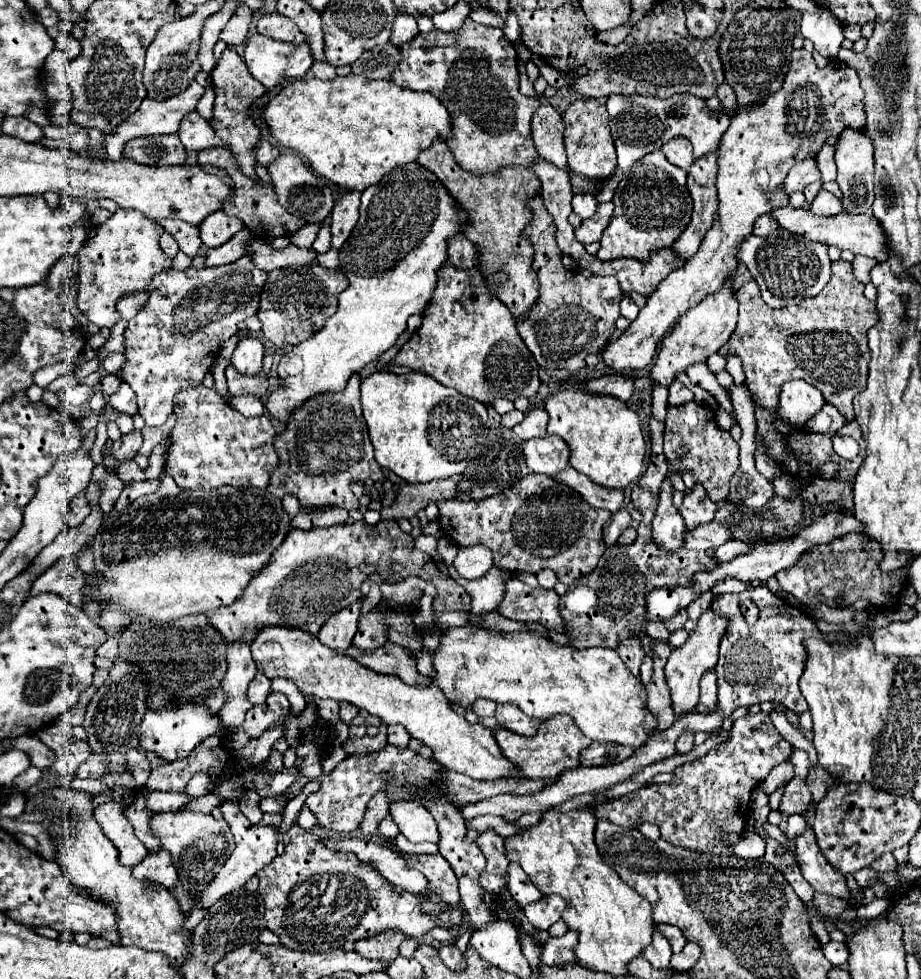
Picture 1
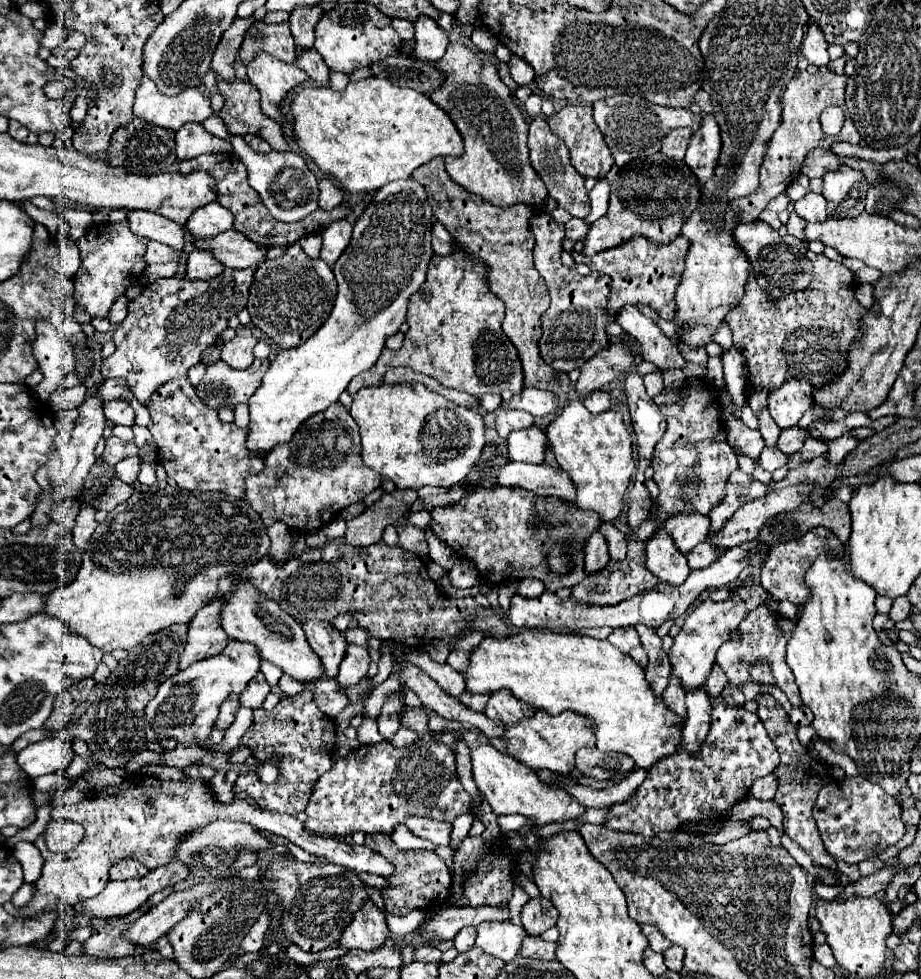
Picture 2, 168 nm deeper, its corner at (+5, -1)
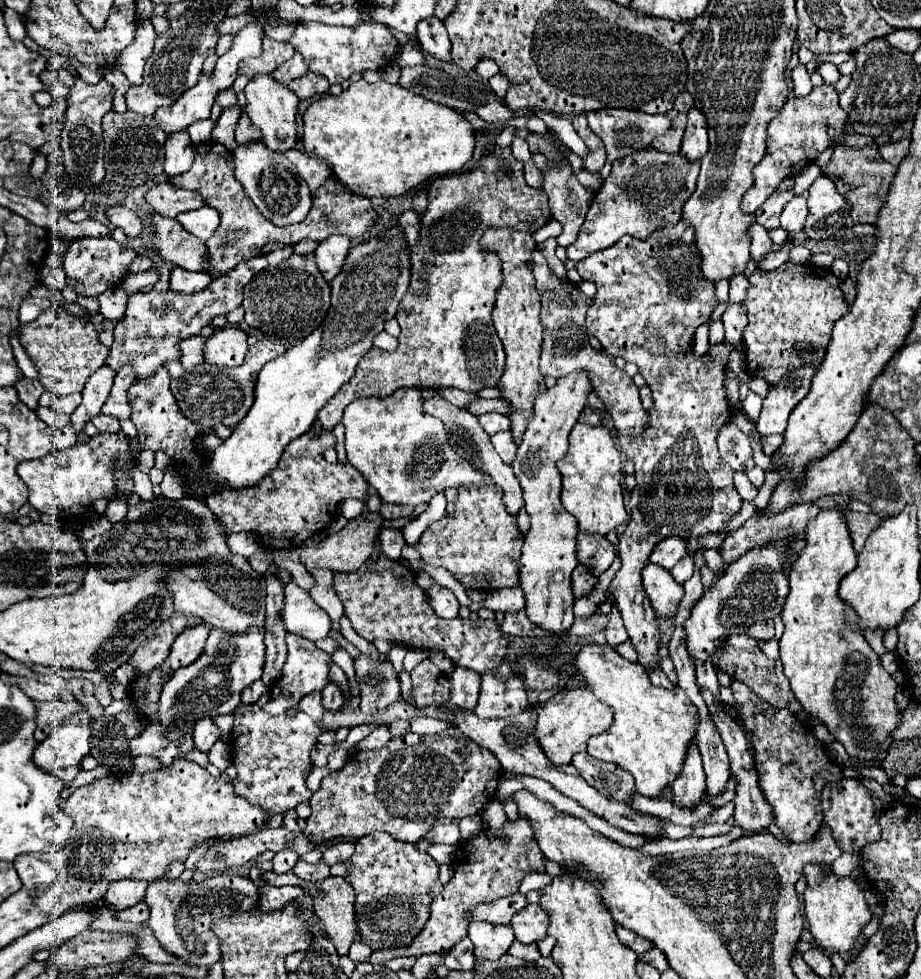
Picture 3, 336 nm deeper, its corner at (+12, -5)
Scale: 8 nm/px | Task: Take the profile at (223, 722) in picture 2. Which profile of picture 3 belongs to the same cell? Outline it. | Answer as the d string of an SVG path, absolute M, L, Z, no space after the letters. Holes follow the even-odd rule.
M204 718L202 722L196 722L194 734L192 734L194 748L198 748L200 752L208 752L218 738L220 738L220 730L210 722L210 718Z

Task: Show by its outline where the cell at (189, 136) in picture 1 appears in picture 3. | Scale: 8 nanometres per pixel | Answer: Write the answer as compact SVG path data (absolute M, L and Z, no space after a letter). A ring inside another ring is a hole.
M186 130L174 132L164 144L164 174L168 178L184 174L192 168L194 162L194 144Z

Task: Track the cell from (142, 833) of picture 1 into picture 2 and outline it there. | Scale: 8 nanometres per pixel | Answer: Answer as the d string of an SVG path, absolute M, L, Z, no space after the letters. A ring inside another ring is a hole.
M131 774L119 786L107 786L101 792L91 792L87 800L75 806L57 808L51 820L55 818L81 822L81 826L85 828L85 836L79 842L79 846L67 854L51 852L47 848L45 834L37 836L35 846L41 850L45 864L41 870L43 872L41 878L35 882L37 892L33 900L25 906L21 914L17 914L21 918L31 918L31 916L37 916L39 912L49 912L49 910L65 910L69 906L75 906L83 900L97 896L109 882L109 868L113 860L135 858L149 870L171 862L175 842L181 836L189 834L191 830L203 828L211 820L247 822L259 830L267 830L273 834L285 836L289 842L297 844L299 848L307 850L309 854L341 864L355 872L367 872L367 874L389 878L395 870L381 854L373 852L371 848L349 844L337 836L313 834L313 832L307 832L303 826L297 828L297 818L291 818L287 814L253 808L247 800L239 800L239 798L235 798L233 804L229 806L221 802L213 802L211 786L199 778L189 778L183 782L167 782L167 780L159 780L153 776Z

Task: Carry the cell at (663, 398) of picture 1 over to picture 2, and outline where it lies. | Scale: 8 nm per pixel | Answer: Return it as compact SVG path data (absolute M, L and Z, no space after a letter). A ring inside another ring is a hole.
M653 372L653 374L643 376L643 382L645 382L645 388L647 388L647 396L649 396L649 398L655 398L657 394L663 392L663 378L661 378L661 372Z

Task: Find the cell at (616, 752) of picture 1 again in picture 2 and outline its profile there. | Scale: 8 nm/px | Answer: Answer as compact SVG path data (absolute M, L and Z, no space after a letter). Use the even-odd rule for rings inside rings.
M581 748L575 754L575 768L583 772L583 776L607 780L619 772L633 770L635 762L631 760L631 756L625 756L621 752L601 752L597 748Z

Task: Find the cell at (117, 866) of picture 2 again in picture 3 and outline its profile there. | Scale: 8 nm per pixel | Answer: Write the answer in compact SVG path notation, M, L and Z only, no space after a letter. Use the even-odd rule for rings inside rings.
M120 880L108 888L104 896L104 904L116 912L126 910L144 900L146 886L148 884L144 880Z

